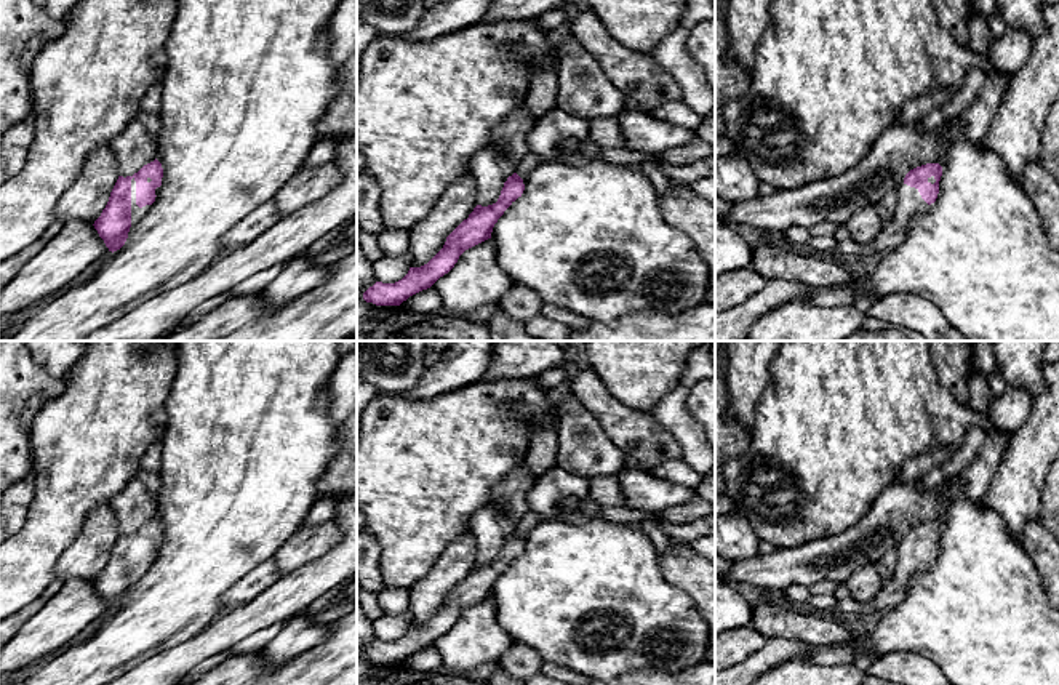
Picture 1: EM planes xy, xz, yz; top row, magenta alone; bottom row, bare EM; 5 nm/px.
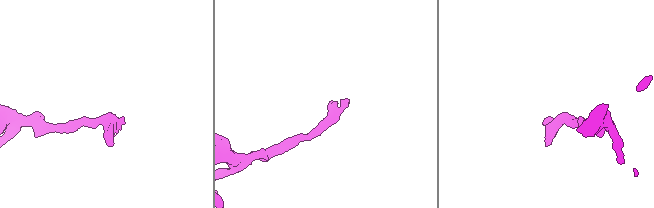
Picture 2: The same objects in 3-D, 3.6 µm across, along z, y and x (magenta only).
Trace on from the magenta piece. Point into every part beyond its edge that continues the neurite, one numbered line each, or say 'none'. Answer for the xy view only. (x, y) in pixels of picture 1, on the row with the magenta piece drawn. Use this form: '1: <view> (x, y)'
1: xy (136, 213)

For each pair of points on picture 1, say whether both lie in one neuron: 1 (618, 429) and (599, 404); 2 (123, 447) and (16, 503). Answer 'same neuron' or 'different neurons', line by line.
1: same neuron
2: different neurons

